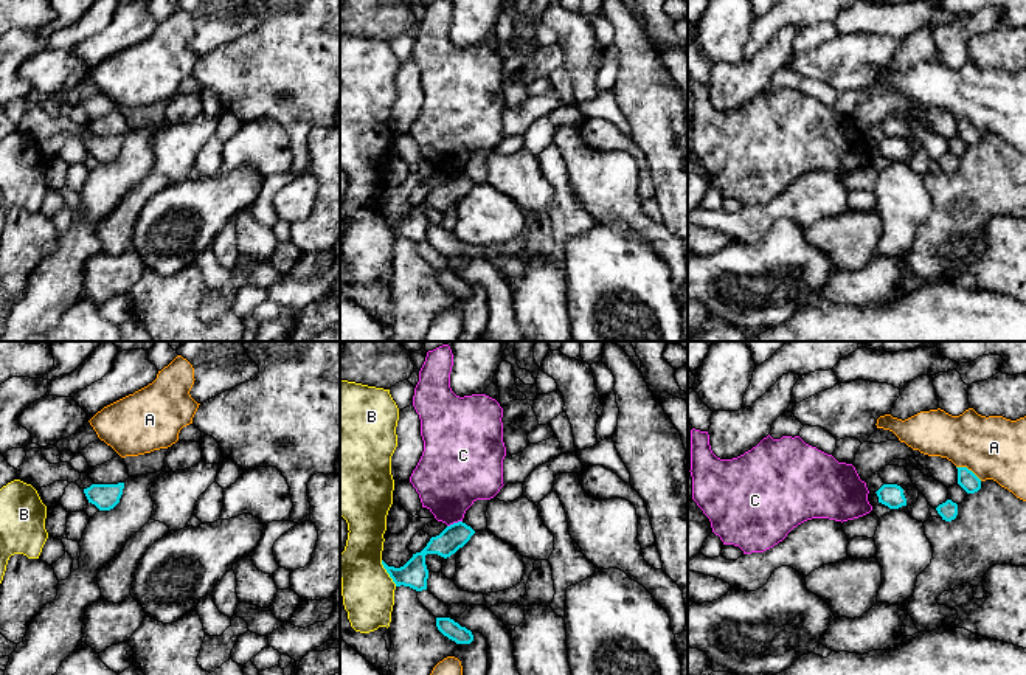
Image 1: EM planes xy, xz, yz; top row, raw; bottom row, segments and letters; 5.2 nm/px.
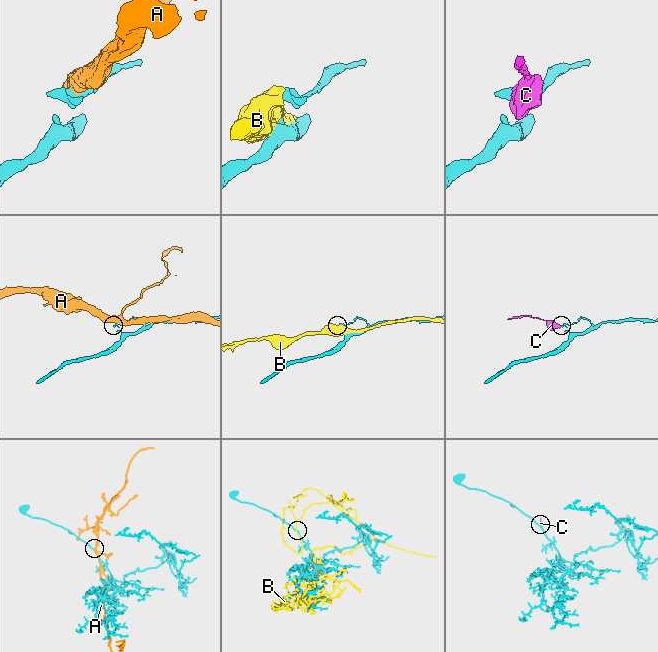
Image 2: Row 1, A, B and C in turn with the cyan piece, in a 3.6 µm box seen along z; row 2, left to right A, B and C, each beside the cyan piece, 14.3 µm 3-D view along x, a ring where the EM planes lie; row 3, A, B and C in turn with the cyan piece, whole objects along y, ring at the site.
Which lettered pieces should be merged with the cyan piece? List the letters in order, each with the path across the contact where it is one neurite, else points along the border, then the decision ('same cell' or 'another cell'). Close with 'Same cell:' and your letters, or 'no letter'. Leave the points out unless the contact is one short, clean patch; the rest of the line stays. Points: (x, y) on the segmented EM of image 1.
A: another cell
B: another cell
C: border xz (461, 520), (447, 526); another cell
Same cell: no letter

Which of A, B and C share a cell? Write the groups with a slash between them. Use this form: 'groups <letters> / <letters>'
groups A / B / C

